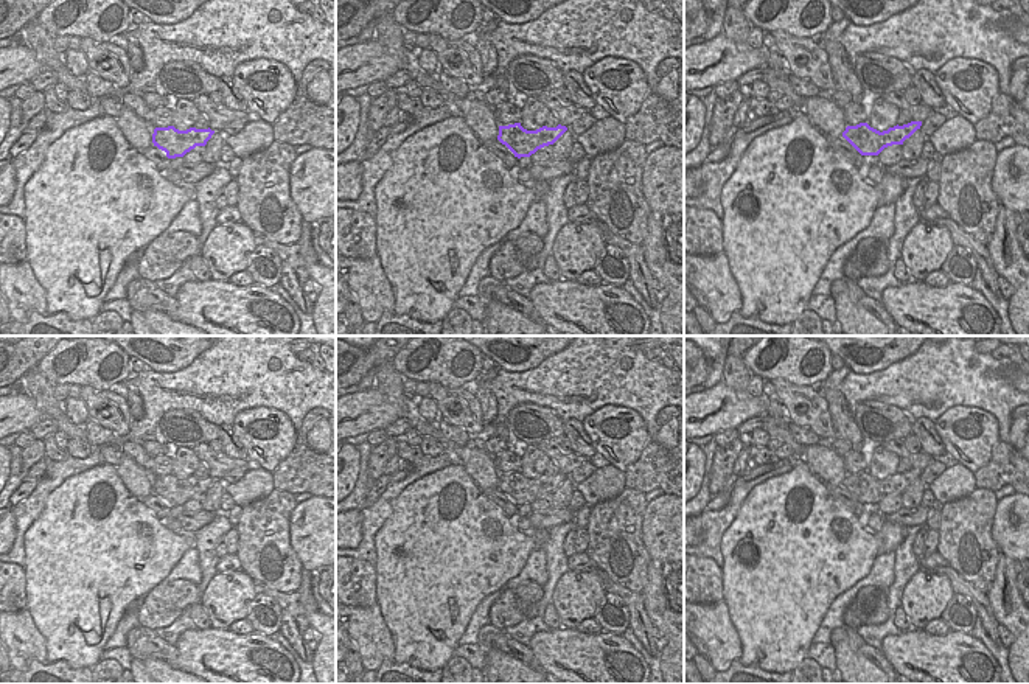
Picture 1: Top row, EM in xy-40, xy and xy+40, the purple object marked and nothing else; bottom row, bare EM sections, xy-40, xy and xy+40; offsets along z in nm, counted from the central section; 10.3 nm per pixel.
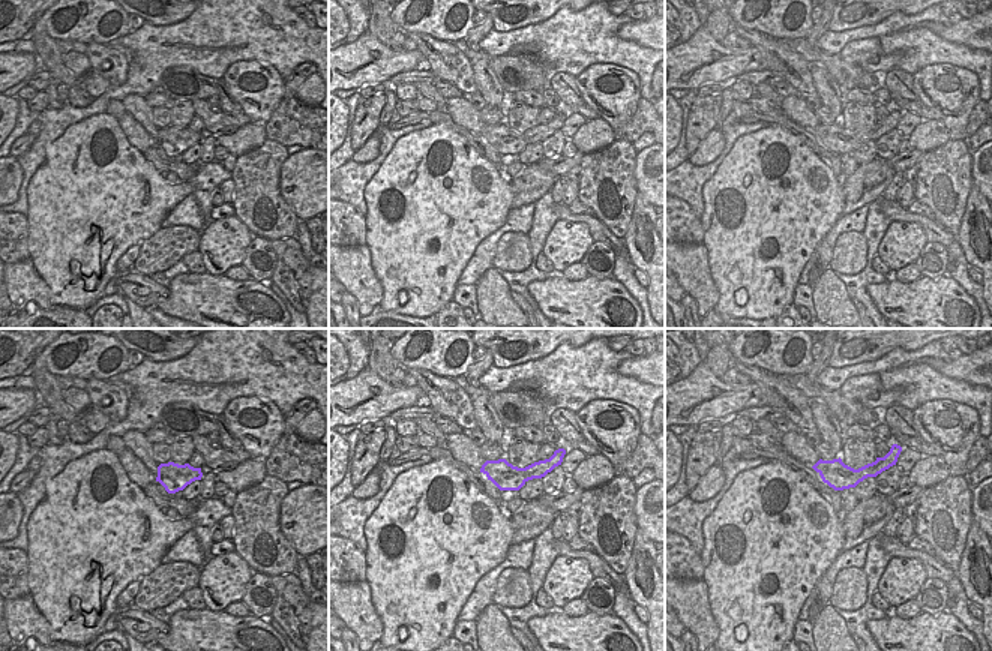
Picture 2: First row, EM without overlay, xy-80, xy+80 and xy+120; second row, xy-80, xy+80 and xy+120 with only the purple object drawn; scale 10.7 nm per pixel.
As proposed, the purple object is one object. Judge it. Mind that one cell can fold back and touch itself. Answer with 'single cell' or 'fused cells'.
fused cells

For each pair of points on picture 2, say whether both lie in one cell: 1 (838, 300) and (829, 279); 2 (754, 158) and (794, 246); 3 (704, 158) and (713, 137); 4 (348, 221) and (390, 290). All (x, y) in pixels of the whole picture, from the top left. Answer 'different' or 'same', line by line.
1: same
2: same
3: same
4: different

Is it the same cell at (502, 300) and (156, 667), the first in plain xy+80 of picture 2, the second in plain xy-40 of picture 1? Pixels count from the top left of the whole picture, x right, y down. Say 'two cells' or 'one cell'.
one cell

